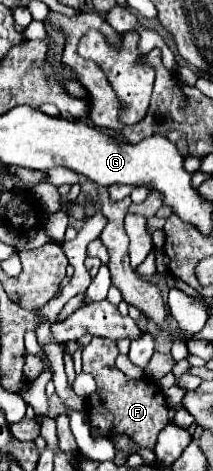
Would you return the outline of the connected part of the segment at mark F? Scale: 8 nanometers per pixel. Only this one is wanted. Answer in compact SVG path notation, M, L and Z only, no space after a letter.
M93 337L91 342L83 348L83 372L89 372L97 382L97 394L91 396L95 400L87 400L89 408L93 408L89 414L89 422L91 426L97 426L101 434L109 440L113 440L115 434L125 432L139 446L147 446L153 450L157 434L169 422L167 400L153 380L127 378L115 366L117 354L119 354L119 348L116 341L103 337Z

